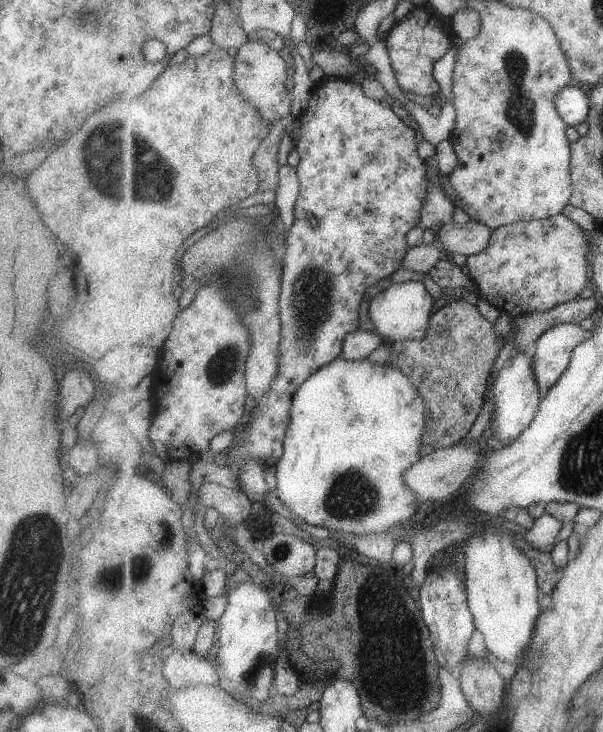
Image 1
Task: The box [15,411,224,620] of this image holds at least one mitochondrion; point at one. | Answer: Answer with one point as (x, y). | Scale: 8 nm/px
(139, 571)

